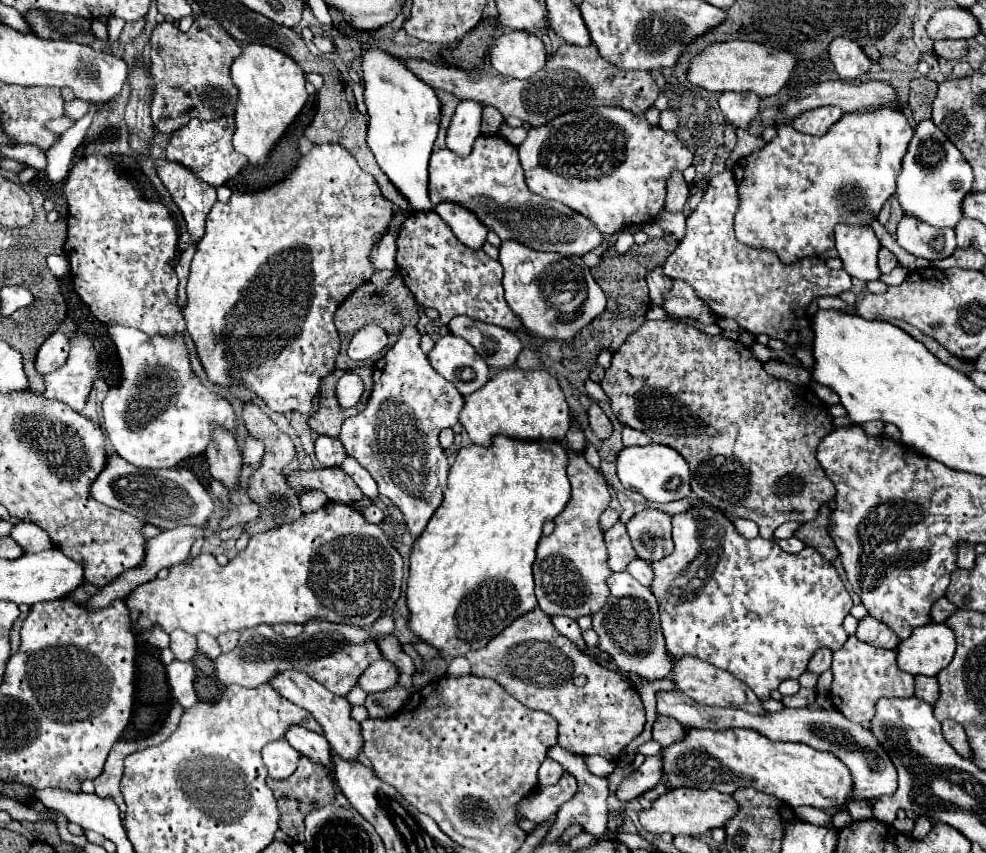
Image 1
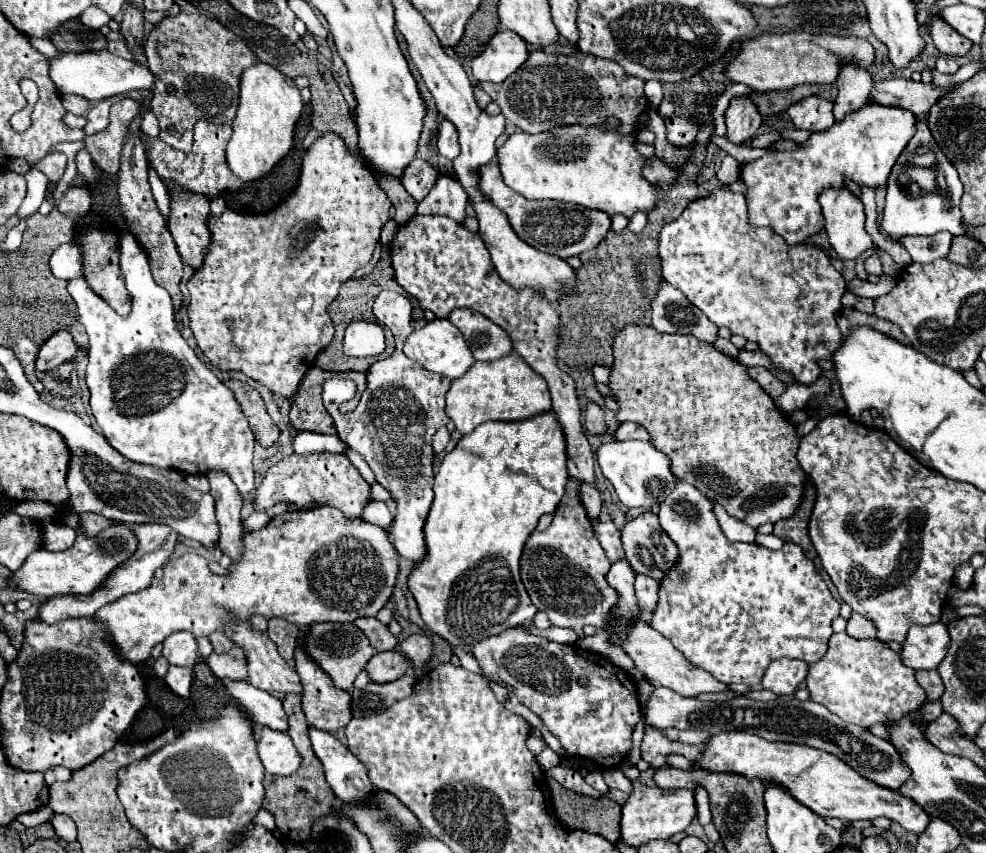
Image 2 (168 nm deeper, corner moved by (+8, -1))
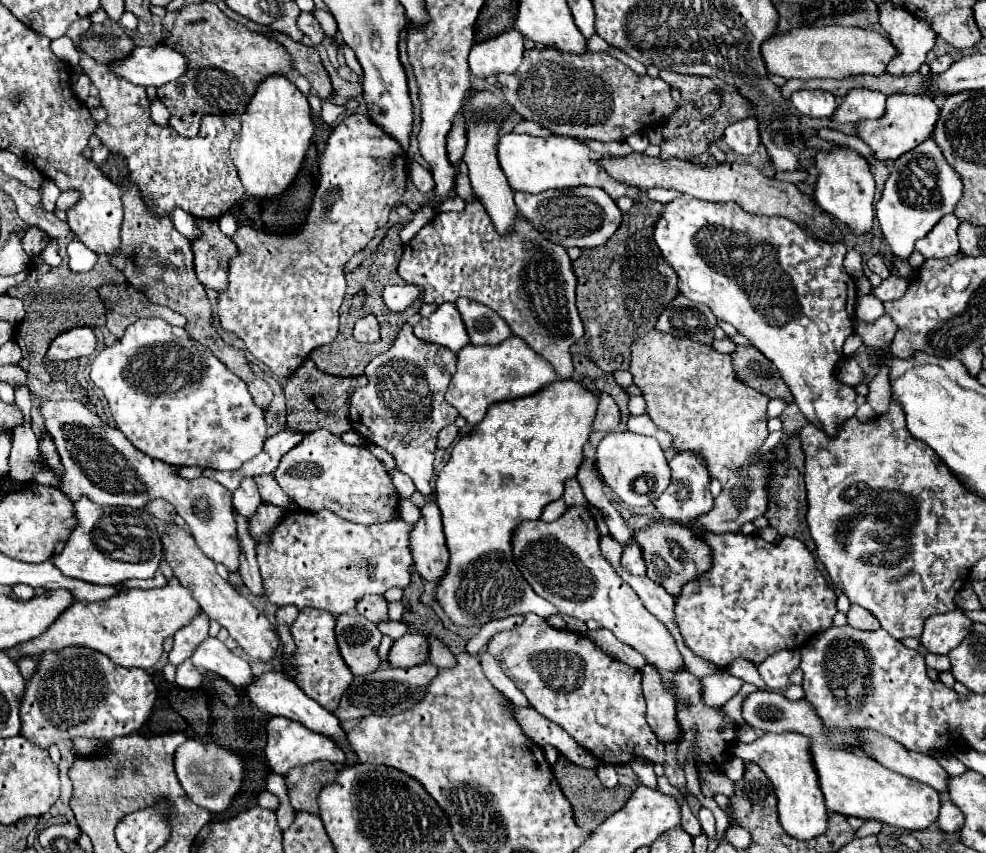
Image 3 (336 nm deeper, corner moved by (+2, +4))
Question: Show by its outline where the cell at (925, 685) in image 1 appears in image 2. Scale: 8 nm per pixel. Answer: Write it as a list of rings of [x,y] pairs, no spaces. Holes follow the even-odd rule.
[[[917,671],[917,681],[927,691],[929,701],[935,701],[943,695],[943,681],[937,671]]]

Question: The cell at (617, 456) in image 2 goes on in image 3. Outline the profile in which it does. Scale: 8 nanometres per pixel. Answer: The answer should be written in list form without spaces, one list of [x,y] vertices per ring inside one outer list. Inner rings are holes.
[[[611,432],[599,442],[595,460],[605,484],[629,506],[649,506],[669,486],[671,470],[655,438],[637,436],[631,432]]]

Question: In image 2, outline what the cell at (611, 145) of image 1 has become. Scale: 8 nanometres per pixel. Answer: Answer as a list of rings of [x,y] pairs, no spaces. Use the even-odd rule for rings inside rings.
[[[611,121],[611,129],[609,131],[603,131],[599,127],[559,127],[559,131],[547,131],[547,133],[539,133],[539,135],[531,135],[531,133],[523,133],[523,131],[517,131],[515,135],[511,135],[503,147],[497,149],[497,161],[499,161],[499,169],[501,169],[501,175],[503,175],[503,181],[517,193],[521,193],[523,197],[527,199],[557,199],[557,201],[571,201],[571,203],[577,203],[577,205],[585,205],[585,207],[591,207],[591,209],[601,209],[605,211],[609,217],[617,215],[617,213],[623,213],[625,217],[633,217],[635,211],[645,211],[649,213],[651,207],[655,207],[655,187],[643,179],[641,175],[641,167],[645,165],[645,157],[637,153],[633,141],[635,141],[635,135],[619,135],[615,129],[617,129],[619,123]]]

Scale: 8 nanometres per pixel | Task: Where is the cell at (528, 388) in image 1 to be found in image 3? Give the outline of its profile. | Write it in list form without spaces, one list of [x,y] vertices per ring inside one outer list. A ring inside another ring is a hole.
[[[511,336],[499,346],[467,344],[457,354],[457,372],[451,378],[445,398],[469,424],[479,424],[491,404],[533,396],[555,380],[557,374],[553,366],[545,362],[543,356],[533,352],[521,338]]]

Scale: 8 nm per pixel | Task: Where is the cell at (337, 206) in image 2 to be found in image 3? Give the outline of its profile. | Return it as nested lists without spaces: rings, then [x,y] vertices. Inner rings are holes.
[[[351,114],[335,126],[325,144],[325,152],[319,158],[319,186],[307,218],[297,230],[267,234],[247,224],[237,226],[231,240],[237,244],[239,254],[229,260],[229,286],[217,294],[219,324],[223,330],[241,338],[257,362],[267,364],[275,376],[283,380],[289,378],[317,346],[335,340],[339,330],[339,306],[345,296],[343,268],[371,242],[375,232],[387,224],[389,212],[407,188],[405,166],[407,156],[393,138],[379,130],[365,114]]]

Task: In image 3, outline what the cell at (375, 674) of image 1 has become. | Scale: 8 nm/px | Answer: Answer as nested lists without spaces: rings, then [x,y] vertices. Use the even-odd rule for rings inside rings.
[[[405,634],[393,642],[389,650],[389,664],[393,668],[411,668],[423,664],[429,658],[429,646],[423,634]]]

